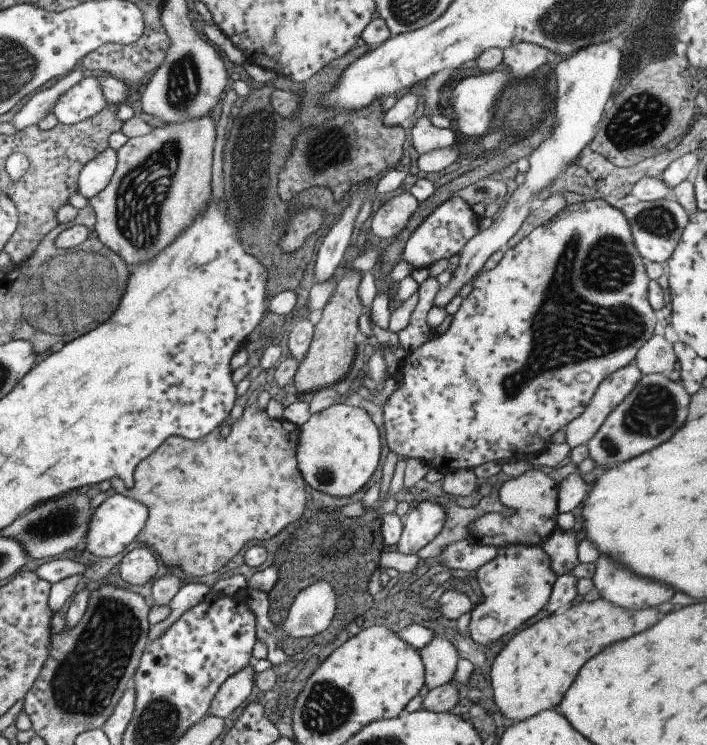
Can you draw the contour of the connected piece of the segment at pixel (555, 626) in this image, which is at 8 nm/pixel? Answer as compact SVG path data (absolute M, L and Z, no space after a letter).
M602 598L587 602L579 599L564 614L553 614L542 618L540 622L518 631L498 653L491 666L491 685L493 696L502 714L514 722L521 721L538 714L548 708L556 708L562 700L564 692L572 686L578 670L590 660L594 654L604 650L606 646L626 640L658 622L658 608L640 610L622 608Z

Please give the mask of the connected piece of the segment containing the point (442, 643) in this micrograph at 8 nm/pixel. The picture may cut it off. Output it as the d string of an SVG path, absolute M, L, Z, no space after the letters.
M435 634L432 642L420 652L425 666L424 686L430 689L448 684L455 678L458 661L461 659L456 647L444 636Z

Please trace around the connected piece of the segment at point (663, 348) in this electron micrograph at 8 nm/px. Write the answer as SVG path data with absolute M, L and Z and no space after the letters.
M652 335L637 352L634 364L644 375L669 375L676 366L673 344L665 337Z

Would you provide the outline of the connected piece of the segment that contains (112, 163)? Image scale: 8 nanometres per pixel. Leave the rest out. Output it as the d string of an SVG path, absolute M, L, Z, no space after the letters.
M108 148L93 158L80 172L77 192L88 201L100 194L111 181L117 167L117 151Z

